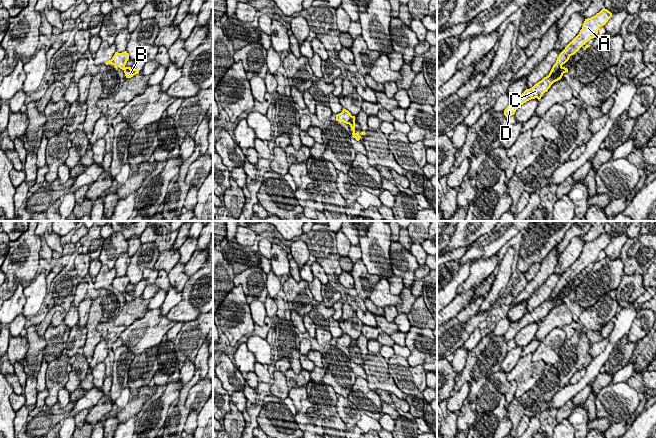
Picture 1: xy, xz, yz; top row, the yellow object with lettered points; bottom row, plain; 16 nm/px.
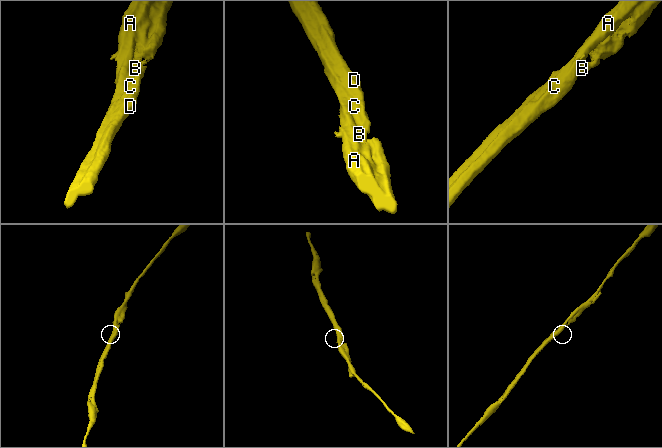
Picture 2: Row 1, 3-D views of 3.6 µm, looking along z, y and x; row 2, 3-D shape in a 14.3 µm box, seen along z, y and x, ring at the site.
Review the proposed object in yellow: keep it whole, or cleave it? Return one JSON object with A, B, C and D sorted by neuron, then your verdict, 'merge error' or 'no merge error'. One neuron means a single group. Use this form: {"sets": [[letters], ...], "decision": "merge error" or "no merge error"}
{"sets": [["A"], ["B", "C", "D"]], "decision": "merge error"}

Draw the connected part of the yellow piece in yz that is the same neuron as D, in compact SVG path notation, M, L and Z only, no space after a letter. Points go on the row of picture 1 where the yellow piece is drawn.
M560 67L559 71L552 75L546 76L541 81L536 83L532 88L526 89L521 95L516 98L511 99L509 105L504 110L504 115L509 118L510 116L514 115L516 110L531 99L537 98L538 100L541 99L542 95L548 91L551 85L560 80L564 73L568 73L568 69L565 67Z

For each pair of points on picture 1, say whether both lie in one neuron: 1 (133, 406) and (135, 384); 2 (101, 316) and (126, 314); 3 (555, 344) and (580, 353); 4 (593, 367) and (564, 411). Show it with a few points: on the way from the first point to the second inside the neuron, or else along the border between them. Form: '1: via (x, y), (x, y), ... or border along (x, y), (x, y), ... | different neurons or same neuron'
1: border along (147, 385), (143, 385), (137, 393) | different neurons
2: border along (119, 313), (113, 320) | different neurons
3: border along (564, 341), (559, 351), (558, 360), (554, 365) | different neurons
4: border along (565, 403), (558, 409) | different neurons

